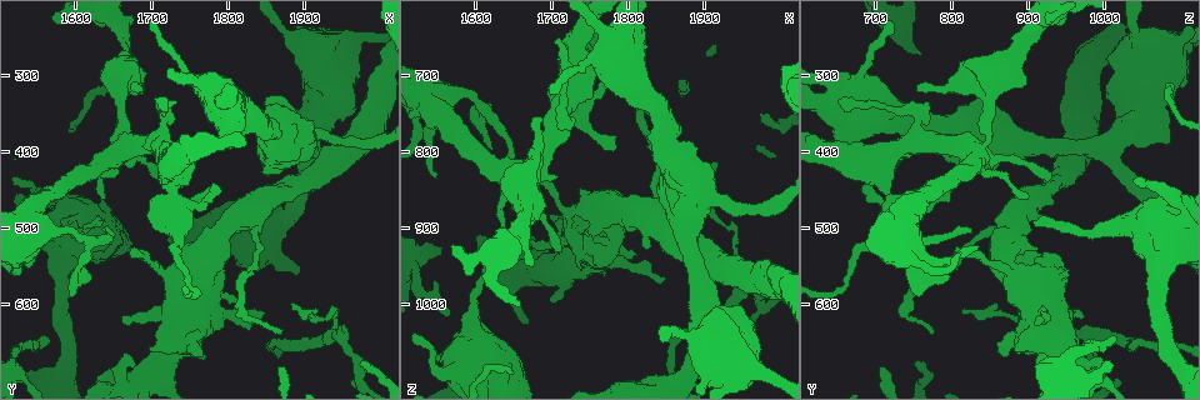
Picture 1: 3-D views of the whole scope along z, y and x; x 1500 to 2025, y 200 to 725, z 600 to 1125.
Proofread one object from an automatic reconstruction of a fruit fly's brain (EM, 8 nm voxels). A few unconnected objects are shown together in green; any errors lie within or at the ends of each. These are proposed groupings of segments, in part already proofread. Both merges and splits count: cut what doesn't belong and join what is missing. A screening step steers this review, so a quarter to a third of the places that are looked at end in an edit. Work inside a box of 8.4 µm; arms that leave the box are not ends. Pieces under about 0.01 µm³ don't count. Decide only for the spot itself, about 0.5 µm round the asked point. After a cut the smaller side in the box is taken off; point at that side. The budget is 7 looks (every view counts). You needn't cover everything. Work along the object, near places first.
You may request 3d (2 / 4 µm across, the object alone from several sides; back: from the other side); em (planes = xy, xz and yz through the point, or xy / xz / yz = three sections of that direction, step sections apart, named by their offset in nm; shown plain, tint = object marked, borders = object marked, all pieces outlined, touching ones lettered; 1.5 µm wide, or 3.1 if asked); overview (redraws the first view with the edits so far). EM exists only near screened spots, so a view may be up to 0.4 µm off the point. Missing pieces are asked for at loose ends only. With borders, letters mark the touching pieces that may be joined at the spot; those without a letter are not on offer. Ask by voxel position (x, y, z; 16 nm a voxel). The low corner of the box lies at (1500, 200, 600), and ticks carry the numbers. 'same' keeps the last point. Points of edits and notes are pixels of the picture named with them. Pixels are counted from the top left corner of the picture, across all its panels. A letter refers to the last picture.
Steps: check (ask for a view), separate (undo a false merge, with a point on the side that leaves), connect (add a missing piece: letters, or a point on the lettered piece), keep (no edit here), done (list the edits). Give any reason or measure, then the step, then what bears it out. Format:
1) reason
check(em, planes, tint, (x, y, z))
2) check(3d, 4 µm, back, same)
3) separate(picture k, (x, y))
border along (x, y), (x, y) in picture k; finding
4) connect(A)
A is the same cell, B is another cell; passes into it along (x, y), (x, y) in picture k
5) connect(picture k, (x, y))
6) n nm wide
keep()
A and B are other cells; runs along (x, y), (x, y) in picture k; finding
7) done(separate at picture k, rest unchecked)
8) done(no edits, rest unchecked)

tapers out
check(em, planes, borders, (1915, 610, 815))

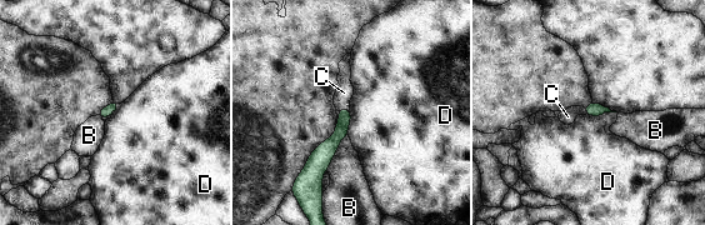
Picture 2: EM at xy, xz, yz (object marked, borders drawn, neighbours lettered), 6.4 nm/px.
B touches over 260 nm
connect(C)
C is the same cell, B and D are other cells; passes into it along (331, 144), (344, 108), (344, 93) in picture 2; the neuron continues

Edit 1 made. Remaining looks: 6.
redraw
check(overview)

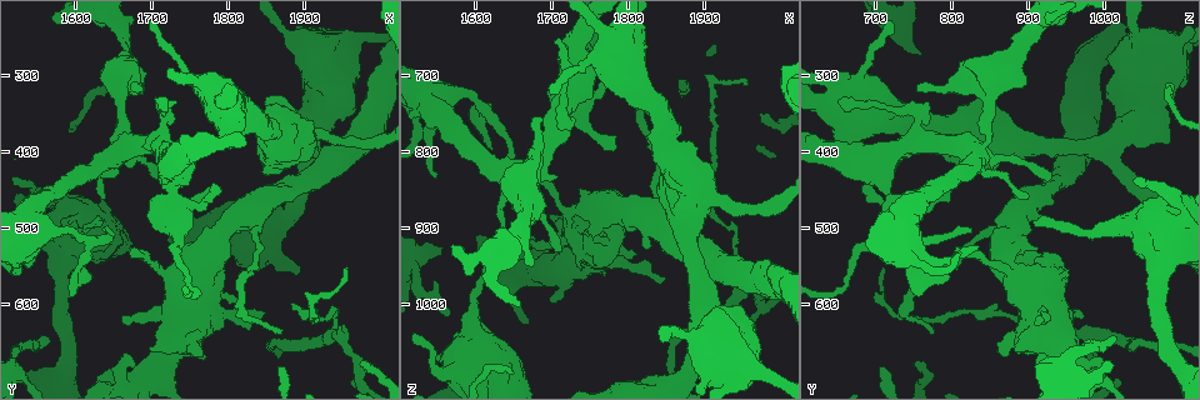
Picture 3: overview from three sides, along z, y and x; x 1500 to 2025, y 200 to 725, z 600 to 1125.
an open end
check(3d, 4 µm, back, (1700, 675, 990))

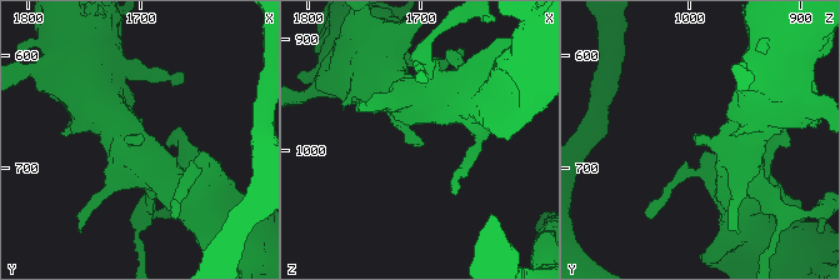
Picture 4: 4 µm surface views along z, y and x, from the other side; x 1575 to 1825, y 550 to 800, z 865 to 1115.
need the tissue
check(em, planes, borders, (1698, 674, 992))

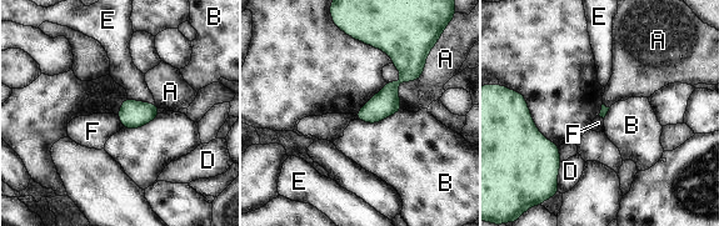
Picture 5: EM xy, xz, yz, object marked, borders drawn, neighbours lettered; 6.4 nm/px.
keep()
A, B, D, E and F are other cells; no lettered piece goes on from it

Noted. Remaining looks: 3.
two arms at a narrow angle
check(em, planes, borders, (1615, 520, 750))

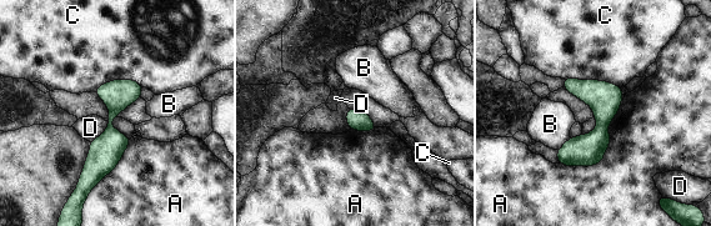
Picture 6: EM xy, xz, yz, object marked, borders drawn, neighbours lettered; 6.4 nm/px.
A touches over 600 nm
keep()
A, B, C and D are other cells; runs along (130, 83), (116, 99), (96, 177) in picture 6; continuous, no second neuron

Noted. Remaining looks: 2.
done(connect at picture 2, rest unchecked)

